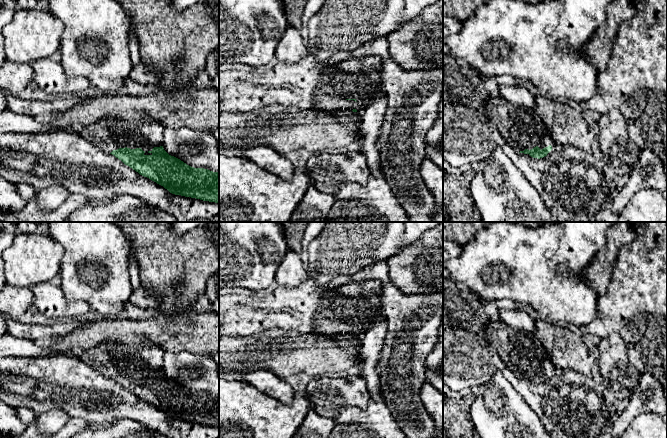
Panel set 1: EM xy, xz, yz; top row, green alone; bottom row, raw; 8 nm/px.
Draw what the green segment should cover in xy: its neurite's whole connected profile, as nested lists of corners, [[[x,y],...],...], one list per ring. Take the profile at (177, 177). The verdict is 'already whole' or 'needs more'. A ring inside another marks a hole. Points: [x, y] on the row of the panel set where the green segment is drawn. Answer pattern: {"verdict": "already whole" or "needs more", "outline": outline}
{"verdict": "needs more", "outline": [[[104,117],[89,125],[73,125],[71,130],[172,194],[219,203],[219,172],[191,167],[169,155],[162,145],[153,144],[144,138],[135,124],[120,118]]]}

